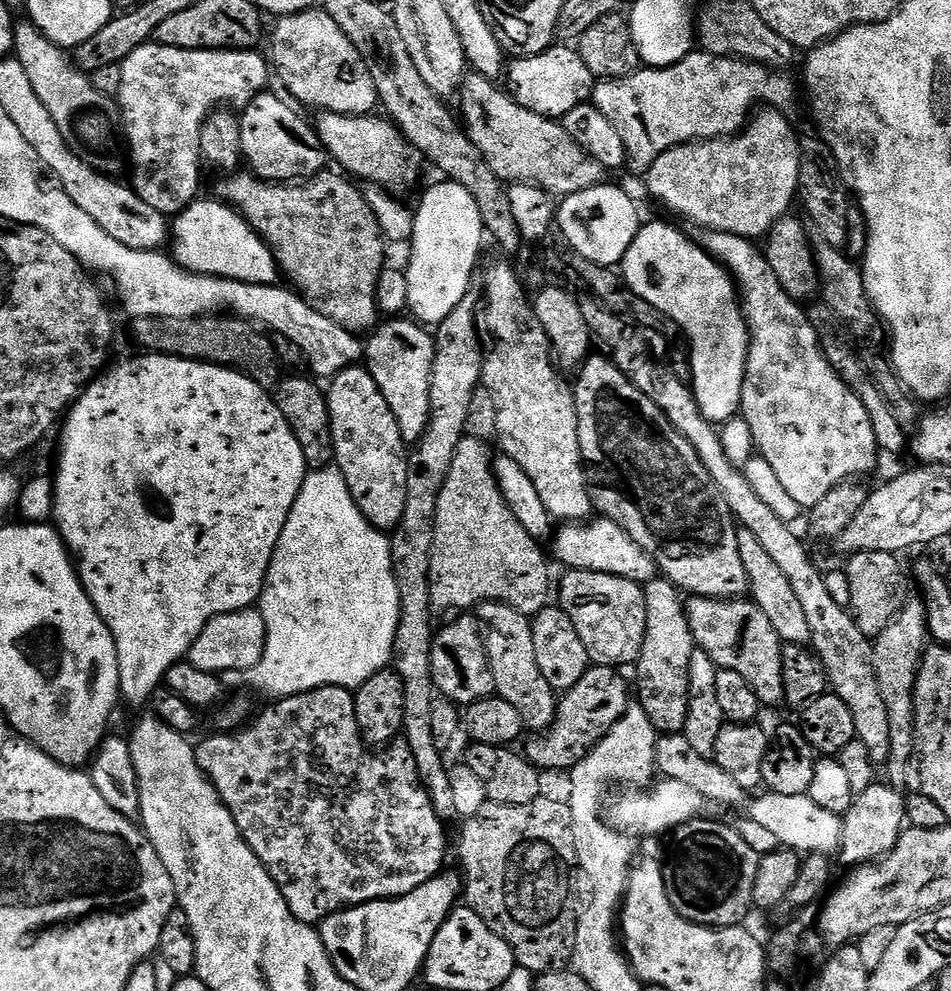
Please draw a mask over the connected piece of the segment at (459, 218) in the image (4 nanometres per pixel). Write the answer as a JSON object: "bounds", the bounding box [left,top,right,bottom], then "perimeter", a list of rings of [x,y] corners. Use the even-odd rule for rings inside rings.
{"bounds":[406,179,486,326],"perimeter":[[[450,179],[440,183],[444,184],[434,185],[421,198],[420,209],[415,209],[415,224],[410,239],[412,265],[406,268],[408,285],[411,288],[410,312],[424,326],[440,325],[459,304],[469,299],[468,287],[472,284],[472,271],[480,260],[480,247],[483,246],[484,240],[486,241],[484,216],[480,213],[480,204],[474,198],[472,191],[466,186],[455,184]]]}

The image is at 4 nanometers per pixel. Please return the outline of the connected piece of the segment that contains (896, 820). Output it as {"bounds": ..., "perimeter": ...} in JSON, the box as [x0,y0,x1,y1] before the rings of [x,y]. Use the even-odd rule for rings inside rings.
{"bounds":[838,784,906,866],"perimeter":[[[869,784],[866,791],[853,799],[850,810],[842,817],[844,837],[840,843],[838,859],[847,866],[859,866],[881,860],[892,852],[906,827],[905,799],[905,793],[900,793],[892,784]]]}

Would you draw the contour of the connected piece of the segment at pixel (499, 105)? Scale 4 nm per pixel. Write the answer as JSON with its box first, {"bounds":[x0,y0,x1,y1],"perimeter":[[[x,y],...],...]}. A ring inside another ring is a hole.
{"bounds":[460,72,606,198],"perimeter":[[[472,72],[461,85],[460,99],[468,137],[501,181],[538,185],[557,198],[605,181],[606,170],[578,146],[559,121],[525,110],[511,95],[496,87],[493,81]]]}

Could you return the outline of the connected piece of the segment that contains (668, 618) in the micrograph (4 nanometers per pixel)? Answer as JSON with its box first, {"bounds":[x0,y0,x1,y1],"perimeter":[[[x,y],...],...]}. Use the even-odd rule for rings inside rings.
{"bounds":[634,578,697,736],"perimeter":[[[657,578],[649,580],[643,589],[646,598],[646,638],[634,665],[634,688],[640,691],[639,708],[646,710],[646,718],[650,718],[657,733],[674,736],[683,733],[686,726],[690,658],[697,651],[696,641],[688,625],[685,601],[680,601],[681,593],[676,585],[666,578]]]}

